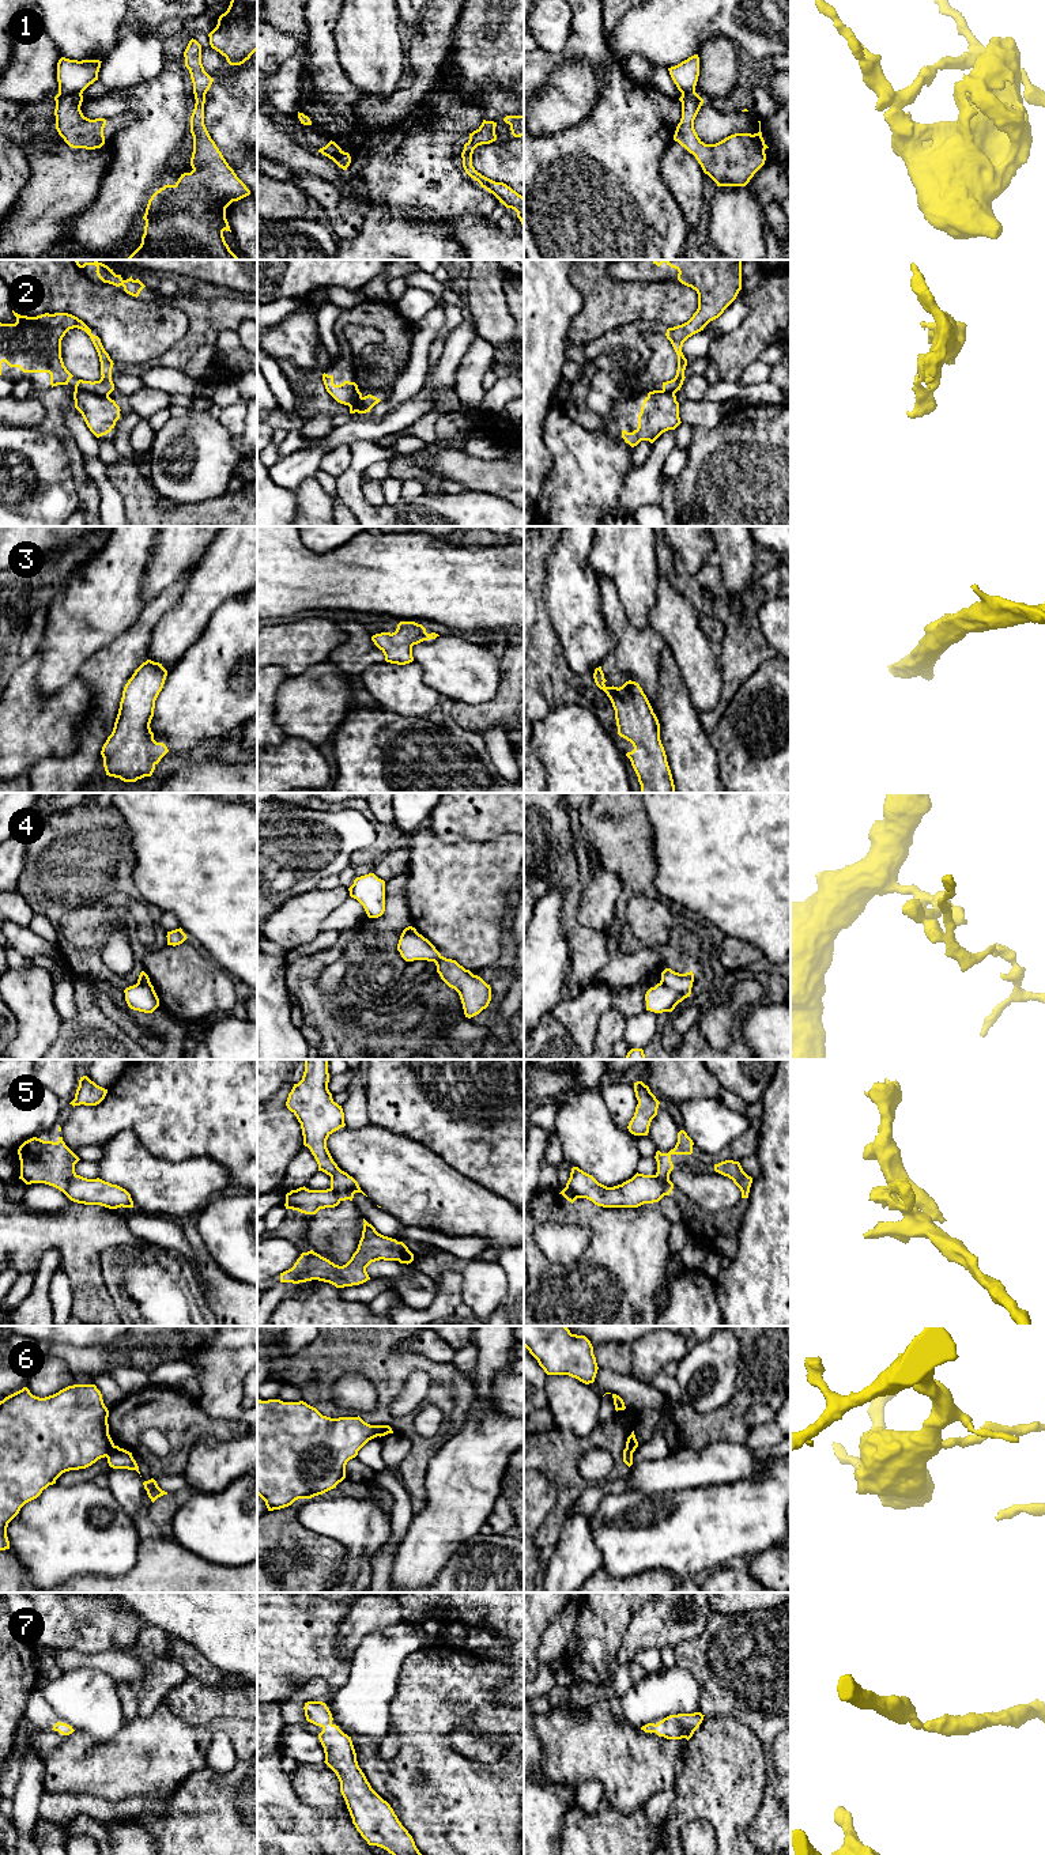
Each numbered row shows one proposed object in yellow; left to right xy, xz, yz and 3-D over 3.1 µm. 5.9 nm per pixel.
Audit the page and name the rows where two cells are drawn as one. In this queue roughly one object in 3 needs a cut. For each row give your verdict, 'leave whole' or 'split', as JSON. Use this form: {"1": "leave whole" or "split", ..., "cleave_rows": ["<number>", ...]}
{"1": "split", "2": "split", "3": "leave whole", "4": "split", "5": "split", "6": "split", "7": "leave whole", "cleave_rows": ["1", "2", "4", "5", "6"]}

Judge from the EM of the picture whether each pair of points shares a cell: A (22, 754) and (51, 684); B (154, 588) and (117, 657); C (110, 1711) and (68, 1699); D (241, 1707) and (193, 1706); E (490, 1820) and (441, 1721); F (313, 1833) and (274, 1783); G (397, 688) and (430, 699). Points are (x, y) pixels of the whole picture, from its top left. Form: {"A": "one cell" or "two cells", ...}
{"A": "two cells", "B": "two cells", "C": "one cell", "D": "one cell", "E": "one cell", "F": "one cell", "G": "one cell"}

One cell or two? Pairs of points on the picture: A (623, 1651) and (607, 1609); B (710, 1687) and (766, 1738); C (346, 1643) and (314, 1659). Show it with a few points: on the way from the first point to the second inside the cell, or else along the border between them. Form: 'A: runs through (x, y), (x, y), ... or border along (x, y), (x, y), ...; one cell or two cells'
A: border along (633, 1614), (614, 1657), (612, 1672), (608, 1674); two cells
B: runs through (725, 1692), (758, 1723); one cell
C: border along (344, 1617), (338, 1631), (336, 1654), (350, 1659); two cells

